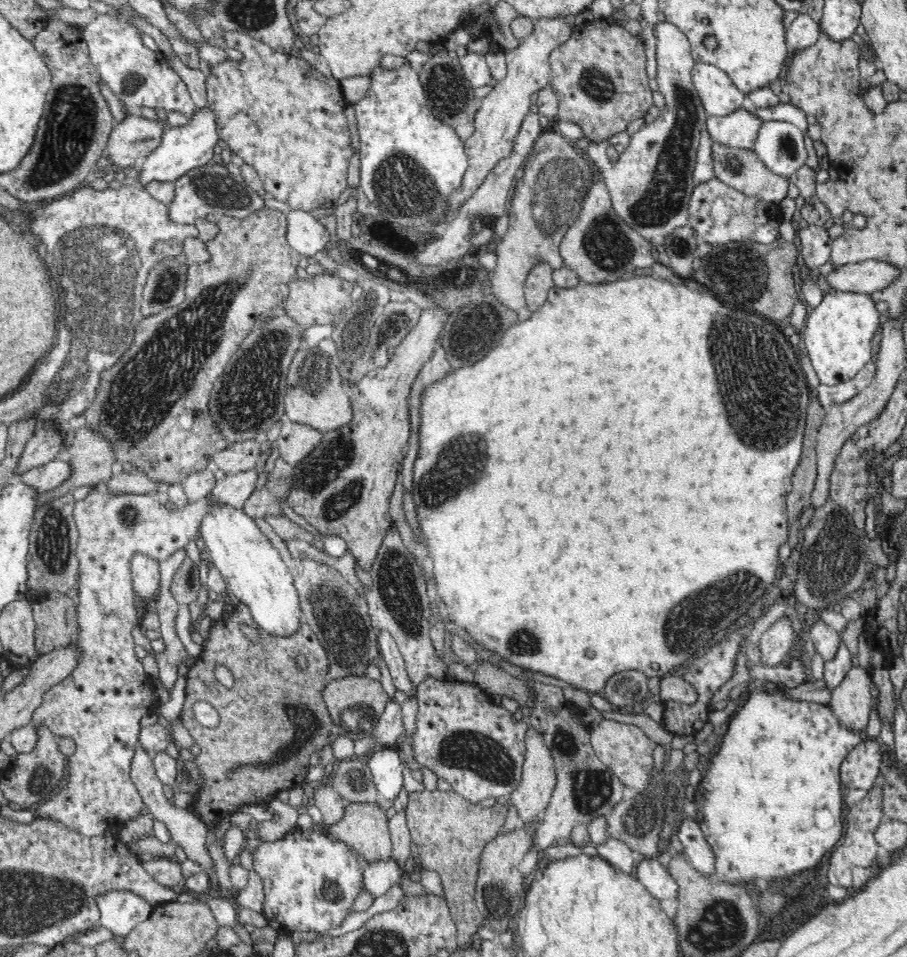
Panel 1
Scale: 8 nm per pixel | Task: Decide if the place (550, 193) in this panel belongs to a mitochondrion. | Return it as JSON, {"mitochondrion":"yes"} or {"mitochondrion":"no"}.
{"mitochondrion":"yes"}

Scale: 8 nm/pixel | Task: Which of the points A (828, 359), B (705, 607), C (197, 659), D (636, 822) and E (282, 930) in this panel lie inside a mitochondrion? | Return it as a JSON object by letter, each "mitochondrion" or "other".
{"A":"other","B":"mitochondrion","C":"other","D":"mitochondrion","E":"other"}

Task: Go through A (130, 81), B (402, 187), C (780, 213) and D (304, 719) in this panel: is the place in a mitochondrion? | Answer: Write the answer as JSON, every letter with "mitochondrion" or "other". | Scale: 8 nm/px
{"A":"mitochondrion","B":"mitochondrion","C":"other","D":"mitochondrion"}

